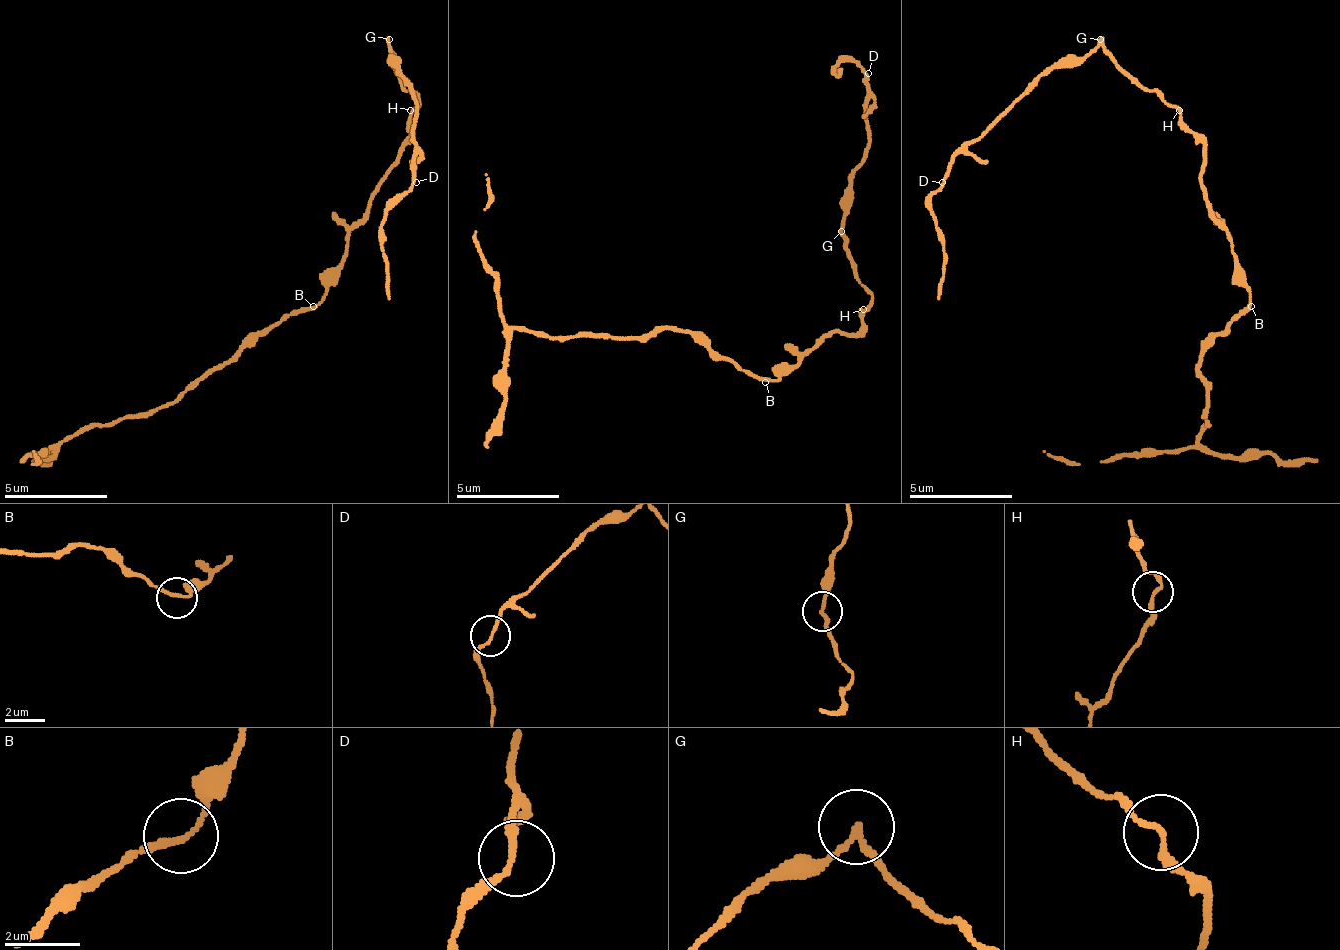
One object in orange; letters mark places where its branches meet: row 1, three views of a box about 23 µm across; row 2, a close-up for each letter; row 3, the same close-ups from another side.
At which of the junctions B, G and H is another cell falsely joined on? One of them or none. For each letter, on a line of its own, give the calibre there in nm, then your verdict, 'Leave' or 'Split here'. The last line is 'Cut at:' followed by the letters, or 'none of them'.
B: Thickness 150 nm. Leave
G: Thickness 150 nm. Split here
H: Thickness 160 nm. Leave
Cut at: G

